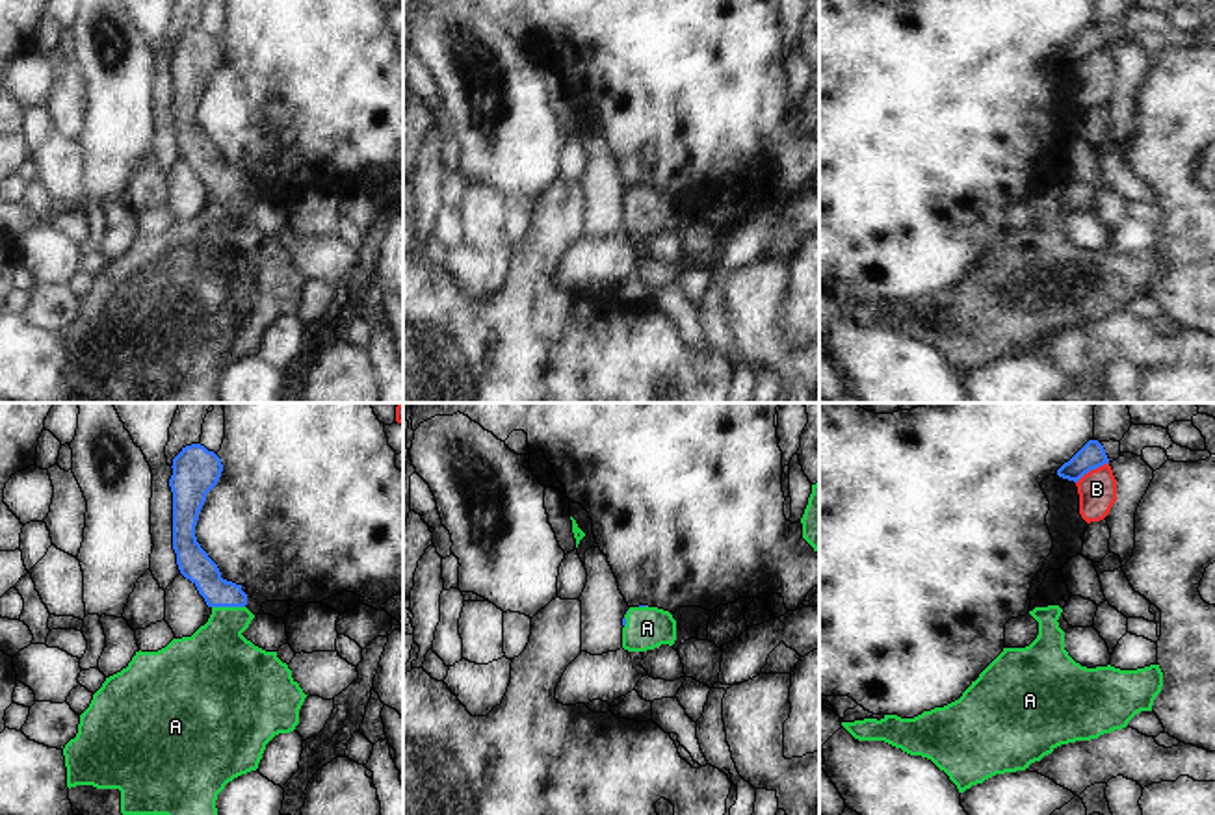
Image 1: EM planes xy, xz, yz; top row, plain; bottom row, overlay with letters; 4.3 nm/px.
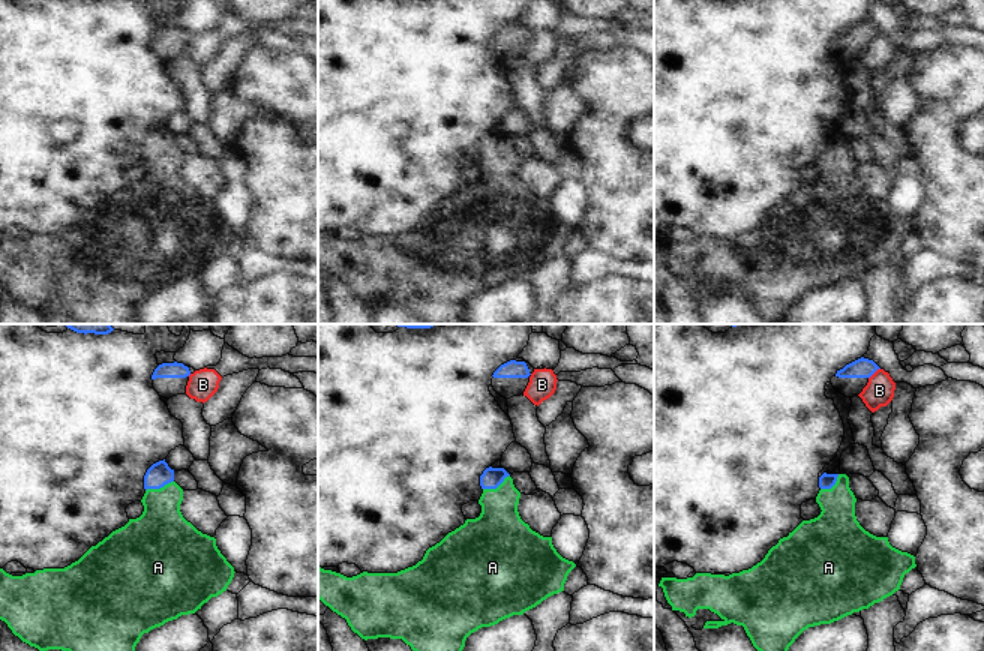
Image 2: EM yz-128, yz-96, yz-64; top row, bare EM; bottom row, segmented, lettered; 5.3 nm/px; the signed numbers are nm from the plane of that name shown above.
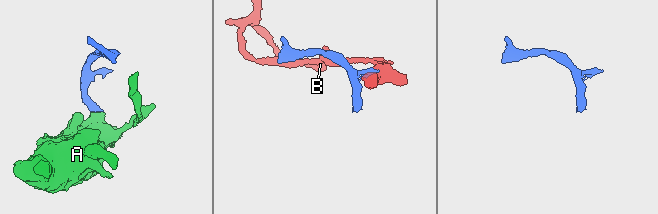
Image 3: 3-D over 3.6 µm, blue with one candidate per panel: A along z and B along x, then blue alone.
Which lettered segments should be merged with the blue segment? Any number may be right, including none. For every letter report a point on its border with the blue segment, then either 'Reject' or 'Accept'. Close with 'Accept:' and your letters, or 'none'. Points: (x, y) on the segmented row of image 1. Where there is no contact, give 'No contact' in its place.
A: Touches blue at xy (229, 606). Accept
B: Touches blue at yz (1091, 468). Reject
Accept: A

